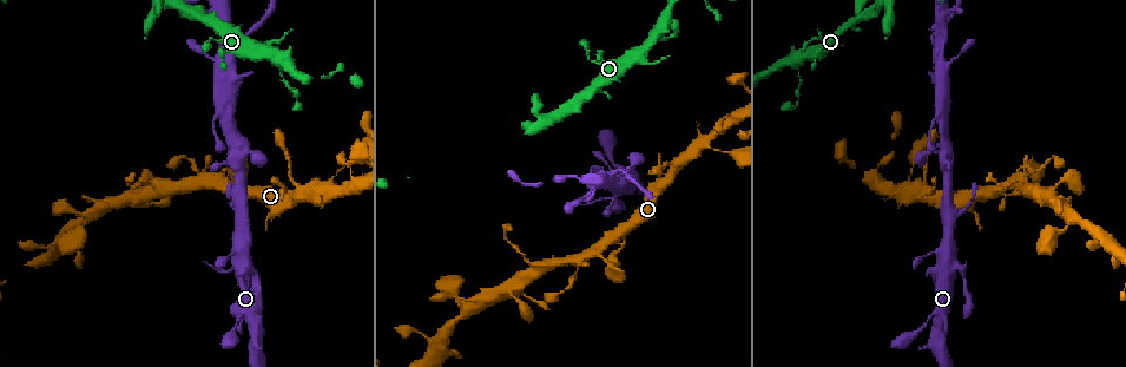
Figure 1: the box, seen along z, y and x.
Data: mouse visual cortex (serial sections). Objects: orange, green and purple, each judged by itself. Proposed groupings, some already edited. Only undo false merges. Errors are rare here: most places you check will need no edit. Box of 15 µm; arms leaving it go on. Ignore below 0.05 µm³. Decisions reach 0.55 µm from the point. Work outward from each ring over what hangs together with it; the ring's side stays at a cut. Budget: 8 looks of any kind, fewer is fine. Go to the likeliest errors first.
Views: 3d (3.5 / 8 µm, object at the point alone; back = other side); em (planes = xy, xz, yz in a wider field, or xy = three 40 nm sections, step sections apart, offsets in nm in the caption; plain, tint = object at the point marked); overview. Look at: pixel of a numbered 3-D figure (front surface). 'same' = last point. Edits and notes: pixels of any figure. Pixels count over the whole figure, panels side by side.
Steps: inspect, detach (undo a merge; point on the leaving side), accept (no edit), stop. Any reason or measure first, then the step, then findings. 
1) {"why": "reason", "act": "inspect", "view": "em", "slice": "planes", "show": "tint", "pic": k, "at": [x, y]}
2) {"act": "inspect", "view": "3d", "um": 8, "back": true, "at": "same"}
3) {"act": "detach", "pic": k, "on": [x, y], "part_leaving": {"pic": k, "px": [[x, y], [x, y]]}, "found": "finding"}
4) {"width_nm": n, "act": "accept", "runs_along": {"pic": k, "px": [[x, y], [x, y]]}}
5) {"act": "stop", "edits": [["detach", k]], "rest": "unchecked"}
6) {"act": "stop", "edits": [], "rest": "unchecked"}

{"why": "three-way junction", "act": "inspect", "view": "3d", "um": 3.5, "pic": 1, "at": [794, 60]}

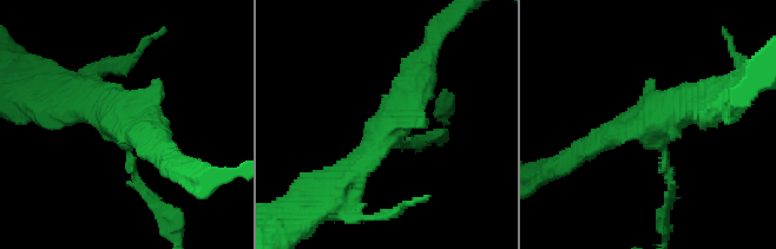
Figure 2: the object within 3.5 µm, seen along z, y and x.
{"why": "need the tissue", "act": "inspect", "view": "em", "slice": "xy", "step": 2, "show": "tint", "pic": 2, "at": [386, 133]}

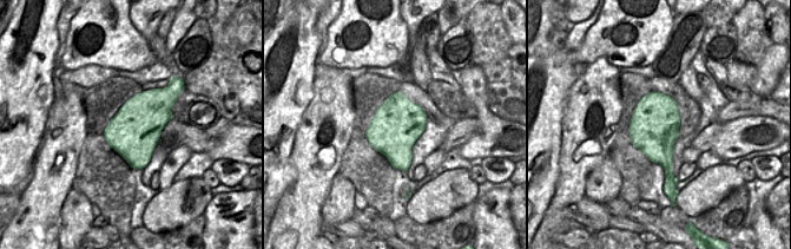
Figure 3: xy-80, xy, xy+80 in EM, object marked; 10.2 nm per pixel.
{"act": "inspect", "view": "em", "slice": "xy", "step": 1, "show": "tint", "at": "same"}

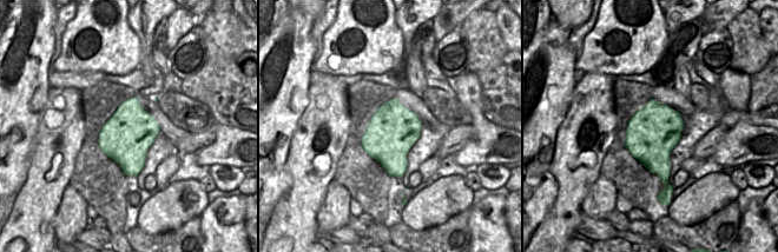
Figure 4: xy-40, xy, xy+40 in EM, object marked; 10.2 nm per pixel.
{"act": "accept", "runs_along": {"pic": 2, "px": [[341, 187], [406, 105], [416, 69]]}, "found": "all the same cell"}

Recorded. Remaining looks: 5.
{"why": "branch point", "act": "inspect", "view": "3d", "um": 3.5, "pic": 1, "at": [301, 188]}

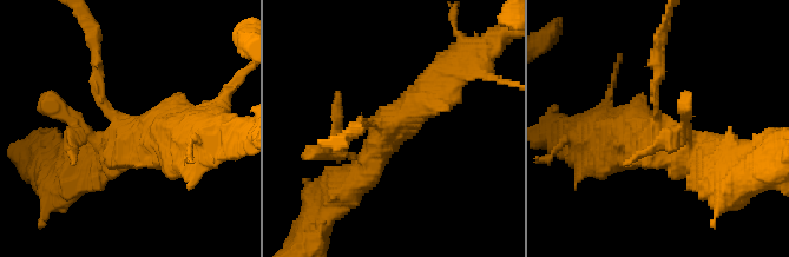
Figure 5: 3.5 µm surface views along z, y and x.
{"arms": 3, "arm_widths_nm": [100, 400, 450], "act": "inspect", "view": "em", "slice": "planes", "show": "tint", "pic": 5, "at": [388, 127]}

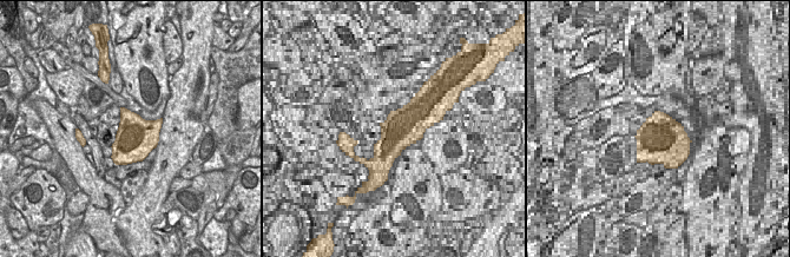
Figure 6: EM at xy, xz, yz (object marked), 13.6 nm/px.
{"act": "accept", "runs_along": {"pic": 5, "px": [[354, 179], [455, 65]]}, "found": "continuous, no second cell"}

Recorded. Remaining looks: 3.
{"why": "two arms at a narrow angle", "act": "inspect", "view": "3d", "um": 8, "pic": 1, "at": [948, 272]}

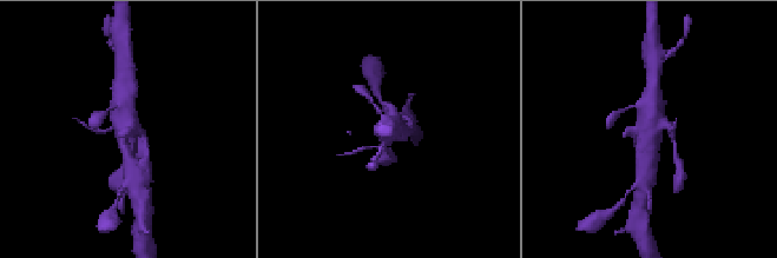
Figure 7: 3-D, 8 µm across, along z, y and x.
{"why": "zoom in", "act": "inspect", "view": "3d", "um": 3.5, "pic": 7, "at": [650, 132]}

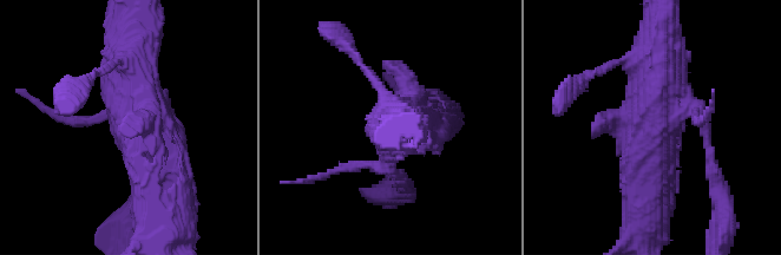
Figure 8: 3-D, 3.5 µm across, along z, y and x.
{"why": "shape alone is not enough", "act": "inspect", "view": "em", "slice": "xy", "step": 1, "show": "tint", "pic": 8, "at": [655, 126]}

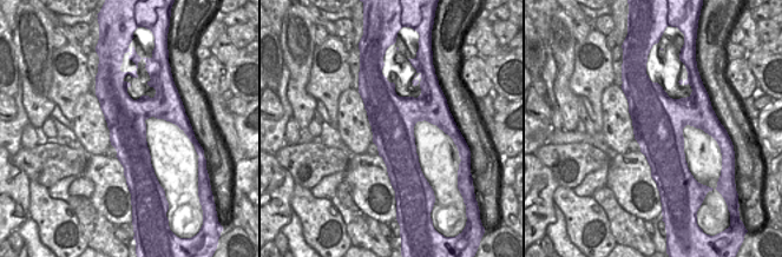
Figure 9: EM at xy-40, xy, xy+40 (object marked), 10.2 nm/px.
{"act": "accept", "runs_along": {"pic": 8, "px": [[144, 197], [111, 92], [119, 48]]}, "found": "continuous, no second cell"}

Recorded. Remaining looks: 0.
{"act": "stop", "edits": [], "rest": "unchecked"}

